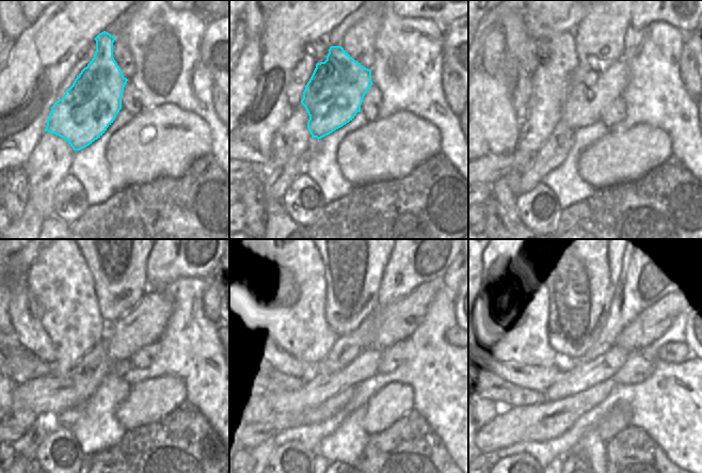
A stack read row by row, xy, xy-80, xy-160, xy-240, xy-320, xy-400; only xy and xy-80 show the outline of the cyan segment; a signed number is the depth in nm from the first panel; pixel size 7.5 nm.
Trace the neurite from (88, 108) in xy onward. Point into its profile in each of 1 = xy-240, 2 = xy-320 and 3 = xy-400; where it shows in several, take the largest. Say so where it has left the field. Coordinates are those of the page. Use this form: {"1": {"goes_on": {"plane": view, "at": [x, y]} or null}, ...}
{"1": {"goes_on": {"plane": "xy-240", "at": [145, 324]}}, "2": {"goes_on": {"plane": "xy-320", "at": [397, 320]}}, "3": {"goes_on": {"plane": "xy-400", "at": [651, 324]}}}

